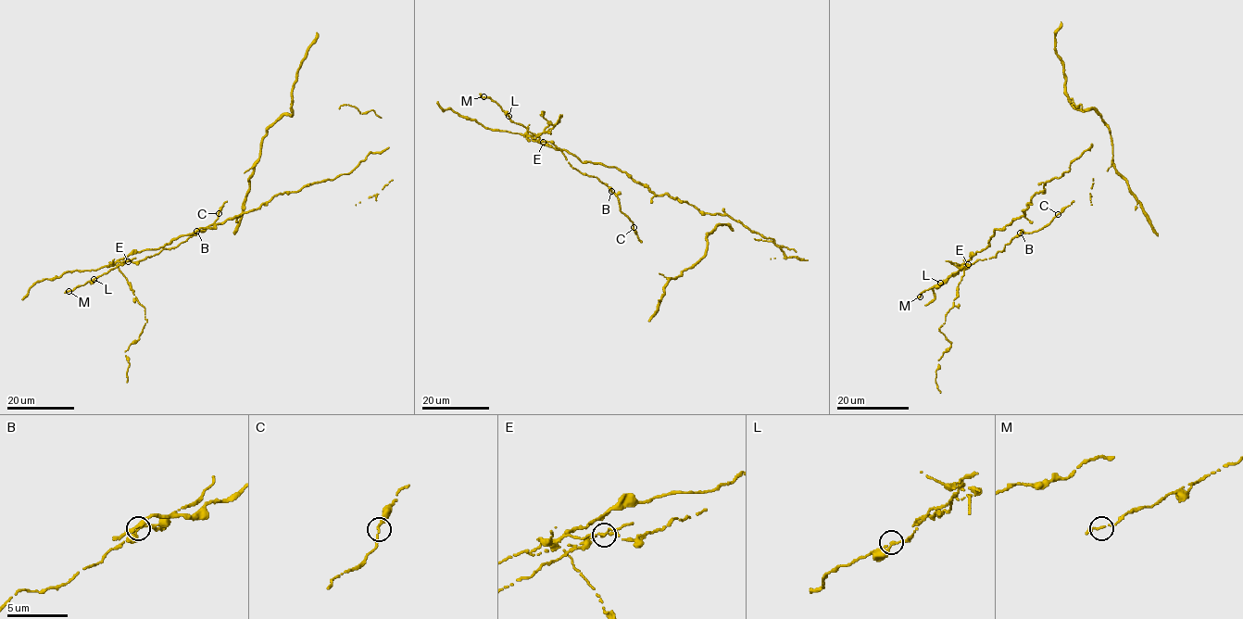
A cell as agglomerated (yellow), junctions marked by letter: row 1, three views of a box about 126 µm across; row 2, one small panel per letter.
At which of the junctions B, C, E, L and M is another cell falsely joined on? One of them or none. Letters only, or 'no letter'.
E

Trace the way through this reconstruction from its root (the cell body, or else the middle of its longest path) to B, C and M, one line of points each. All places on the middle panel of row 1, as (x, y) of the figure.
B: (531, 136), (527, 138), (552, 142), (573, 169), (596, 177), (611, 191)
C: (531, 136), (527, 138), (552, 142), (573, 169), (605, 183), (617, 197), (620, 209), (634, 227)
M: (531, 136), (537, 135), (512, 122), (497, 104), (483, 96)

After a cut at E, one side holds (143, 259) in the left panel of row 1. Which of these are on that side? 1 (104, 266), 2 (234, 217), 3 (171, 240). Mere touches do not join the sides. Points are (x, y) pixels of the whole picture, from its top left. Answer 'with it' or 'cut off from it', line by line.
1: cut off from it
2: cut off from it
3: cut off from it

